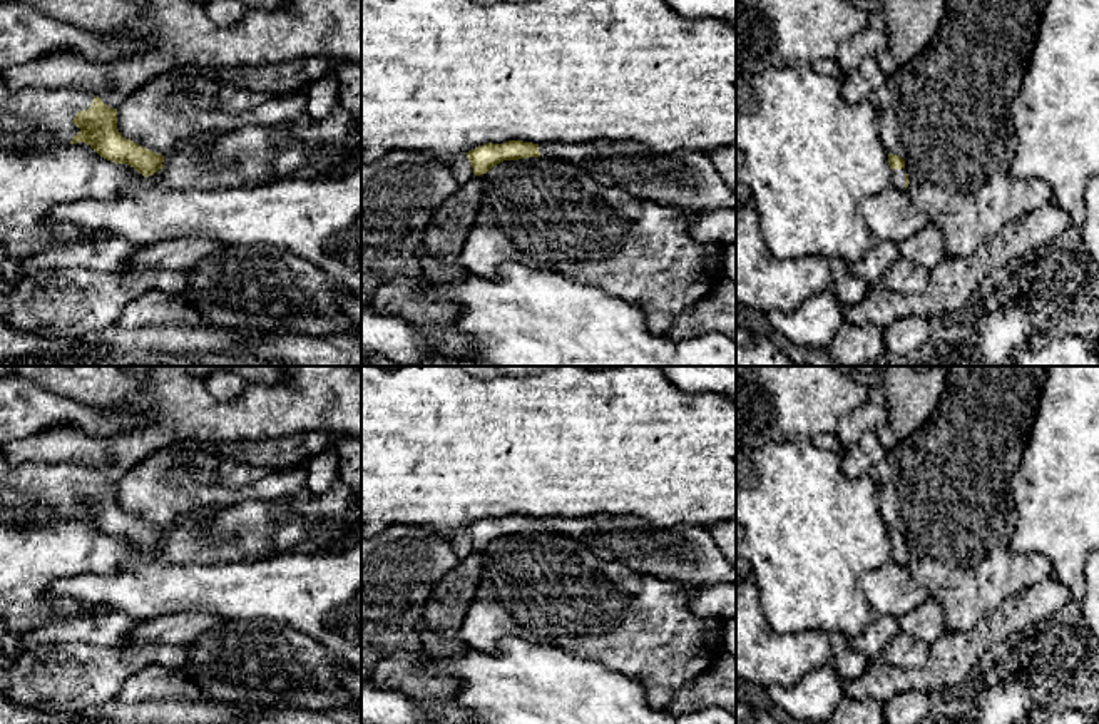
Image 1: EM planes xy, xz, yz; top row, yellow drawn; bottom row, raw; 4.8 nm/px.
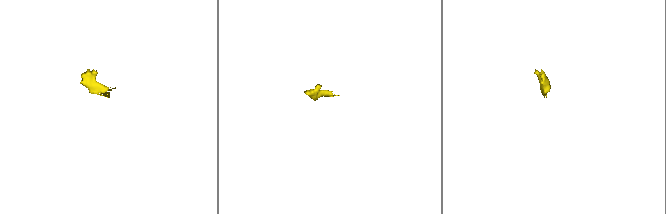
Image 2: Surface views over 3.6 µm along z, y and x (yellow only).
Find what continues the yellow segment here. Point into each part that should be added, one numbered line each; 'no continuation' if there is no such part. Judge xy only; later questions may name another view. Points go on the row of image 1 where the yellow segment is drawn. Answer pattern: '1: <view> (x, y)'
1: xy (25, 111)
2: xy (245, 158)

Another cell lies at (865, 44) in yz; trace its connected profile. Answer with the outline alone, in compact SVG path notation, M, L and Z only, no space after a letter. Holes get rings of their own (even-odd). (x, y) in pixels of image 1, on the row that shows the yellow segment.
M872 27L858 32L845 40L835 57L845 75L851 74L855 67L868 57L875 57L887 45L887 32Z

